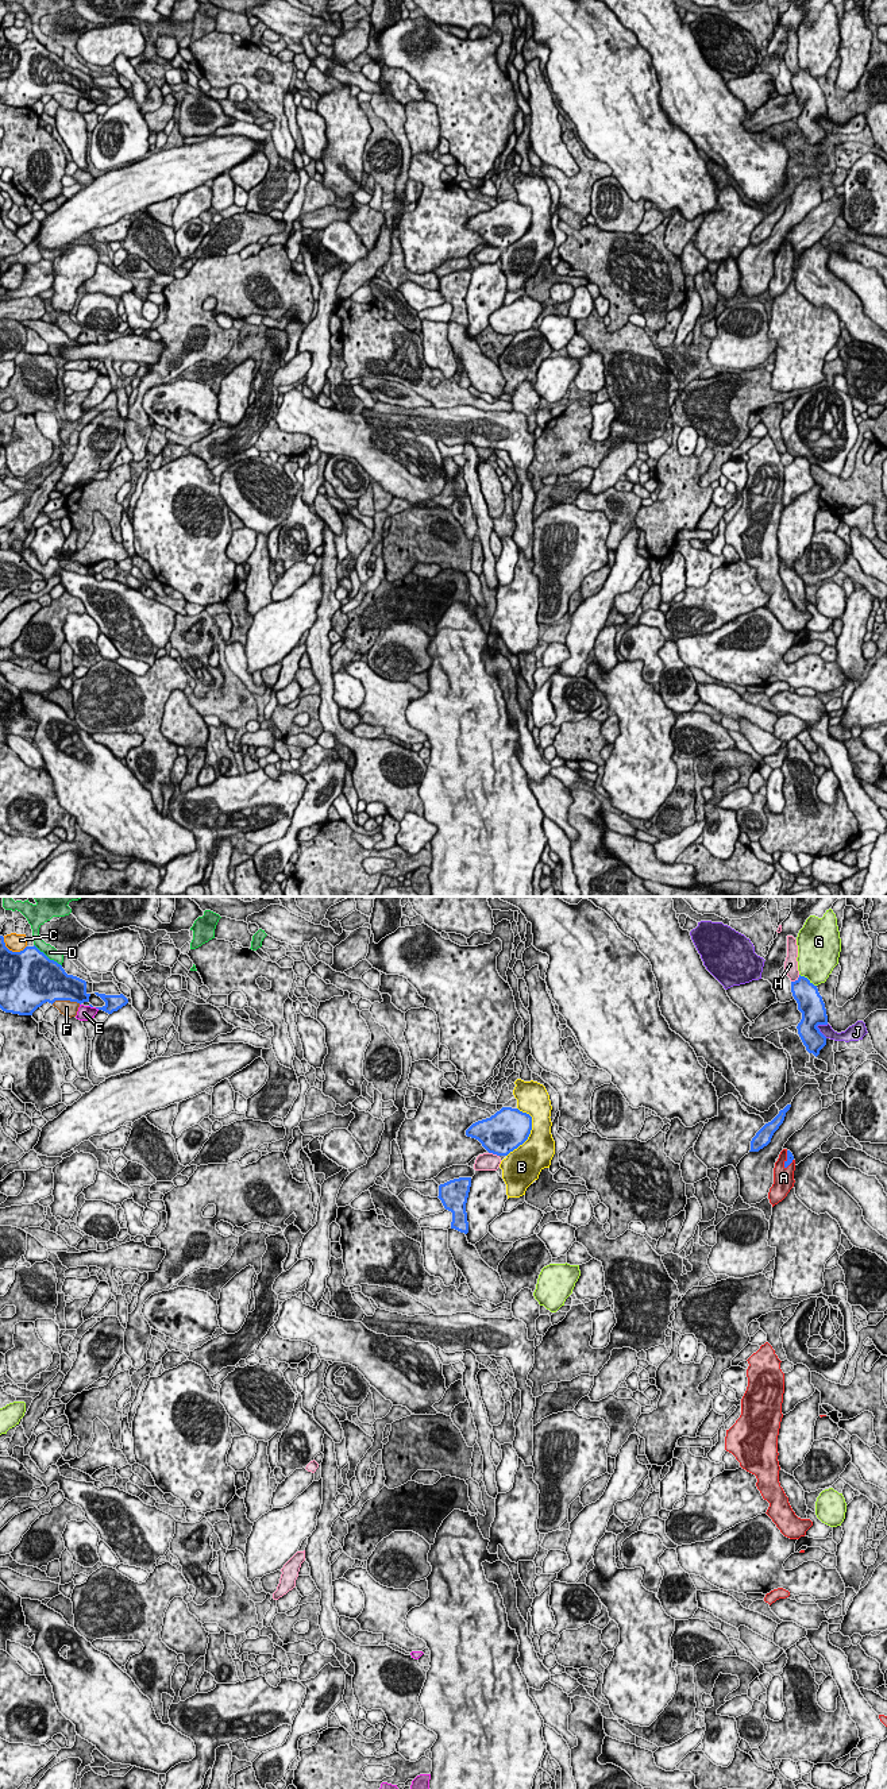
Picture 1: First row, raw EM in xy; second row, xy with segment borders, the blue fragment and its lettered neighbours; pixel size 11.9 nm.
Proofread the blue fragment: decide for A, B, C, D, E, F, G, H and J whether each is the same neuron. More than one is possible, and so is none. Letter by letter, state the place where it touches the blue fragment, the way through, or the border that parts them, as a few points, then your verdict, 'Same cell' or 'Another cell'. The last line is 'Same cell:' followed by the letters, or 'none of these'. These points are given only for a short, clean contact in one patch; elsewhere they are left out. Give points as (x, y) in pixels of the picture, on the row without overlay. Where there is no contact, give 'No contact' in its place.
A: Touches blue at xy (787, 253). Path across: xy (790, 250), (787, 253), (783, 270). Same cell
B: Touches blue at xy (529, 224). Another cell
C: Touches blue at xy (11, 43). Another cell
D: Touches blue at xy (46, 49). Another cell
E: Touches blue at xy (97, 100). Another cell
F: Touches blue at xy (66, 92). Another cell
G: Touches blue at xy (806, 70). Another cell
H: Touches blue at xy (795, 73). Another cell
J: Touches blue at xy (818, 123). Another cell
Same cell: A

